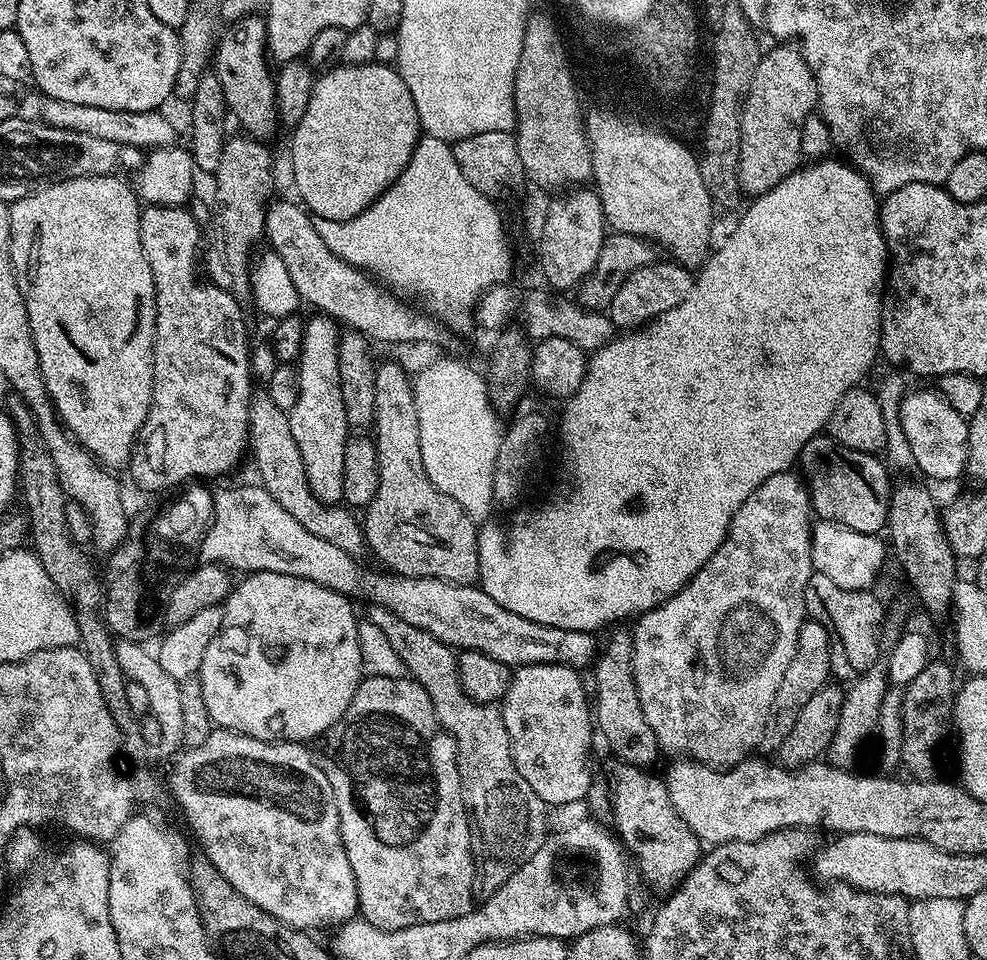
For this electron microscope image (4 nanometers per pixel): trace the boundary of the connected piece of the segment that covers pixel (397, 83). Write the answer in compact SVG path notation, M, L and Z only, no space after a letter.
M346 64L315 77L310 103L302 122L291 129L292 180L303 207L322 220L349 220L366 210L406 170L420 141L422 129L414 98L395 67L379 64Z

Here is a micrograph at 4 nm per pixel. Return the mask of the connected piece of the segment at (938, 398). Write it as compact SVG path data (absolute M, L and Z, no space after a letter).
M909 391L901 402L901 426L905 431L906 441L913 451L913 462L917 469L921 468L932 480L956 480L966 472L968 463L968 420L958 410L954 410L952 403L944 397L943 392Z

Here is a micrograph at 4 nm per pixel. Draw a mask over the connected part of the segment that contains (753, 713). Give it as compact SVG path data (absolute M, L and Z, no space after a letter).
M789 470L774 474L774 478L766 478L746 502L734 514L730 522L728 536L718 546L718 550L694 574L694 578L678 594L674 594L664 604L651 608L643 616L635 621L636 628L631 629L632 633L632 673L638 690L638 698L642 702L642 714L646 714L646 722L650 722L650 730L658 738L661 749L665 753L673 752L673 757L696 760L699 764L706 764L709 768L727 770L736 764L749 759L757 747L761 747L764 739L764 729L770 723L770 717L774 712L778 686L786 678L786 668L790 660L794 658L798 646L798 630L804 625L806 613L804 610L804 595L806 594L806 582L810 582L813 574L812 559L810 558L810 542L812 541L812 526L814 513L812 500L808 497L808 486L795 471Z

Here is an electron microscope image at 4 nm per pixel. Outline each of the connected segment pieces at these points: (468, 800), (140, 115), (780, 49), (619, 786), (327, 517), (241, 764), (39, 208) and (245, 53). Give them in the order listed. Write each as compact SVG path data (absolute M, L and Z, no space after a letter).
M372 606L367 610L367 623L378 626L378 630L382 630L386 638L390 638L390 646L394 646L398 658L402 658L407 675L417 680L422 690L426 690L426 694L430 694L430 702L434 706L440 725L456 739L456 761L464 791L464 805L468 807L472 825L472 855L476 858L478 873L475 891L481 894L496 892L503 880L510 878L514 870L518 870L526 861L534 858L534 854L538 854L538 850L544 845L550 832L549 809L538 798L538 794L530 790L530 782L526 782L526 778L522 778L522 774L518 774L514 766L510 734L506 734L506 722L502 718L500 708L496 704L480 704L466 694L456 665L457 653L426 630L410 626L410 622L402 622L402 618L398 618L386 608Z
M44 96L43 123L55 128L69 128L82 134L90 134L90 138L106 138L106 142L128 144L137 150L151 148L167 148L175 145L176 128L163 115L163 111L127 112L126 110L102 110L98 106L78 106L76 102L62 102Z
M784 42L775 46L758 62L764 68L764 88L760 92L752 88L748 116L744 116L744 164L738 162L737 166L738 184L760 184L764 180L767 192L801 167L802 126L814 112L814 81L801 49Z
M613 763L608 772L606 788L610 793L612 820L616 823L614 832L625 849L640 863L640 872L648 884L656 888L672 890L687 876L702 855L702 842L682 822L670 802L668 785L655 776L655 771L625 764Z
M266 394L257 395L248 405L248 446L251 455L256 455L259 483L280 503L286 514L298 518L298 522L302 522L310 534L326 538L326 542L334 542L334 546L342 550L356 554L360 547L365 547L361 521L357 517L355 520L347 507L325 506L310 490L302 454L298 454L298 442L294 442L294 434L290 430L288 413L274 406Z
M213 730L206 738L206 742L202 742L202 746L184 748L175 753L176 761L168 772L168 784L172 787L173 798L184 807L184 816L200 839L201 846L204 847L203 855L220 871L222 878L226 878L226 882L230 882L230 886L234 886L234 890L242 894L242 898L254 902L254 906L266 910L266 914L270 914L275 920L281 920L284 924L289 924L292 928L316 930L312 928L324 928L327 924L339 926L344 921L353 919L357 915L360 903L354 870L350 870L350 858L346 858L346 850L342 842L336 799L329 789L326 774L322 774L322 770L316 765L315 755L304 748L307 747L300 742L255 740L249 736L239 736L237 732Z
M119 175L79 176L69 180L58 180L54 184L45 184L30 192L21 200L11 201L10 242L8 249L12 251L12 269L18 282L18 290L22 294L22 302L26 306L26 314L32 331L34 350L38 352L38 366L42 374L42 382L52 399L52 408L64 425L64 431L77 440L98 463L109 470L117 470L129 463L132 449L140 434L140 427L146 420L150 410L152 391L154 390L154 362L152 351L156 341L156 287L150 270L150 262L142 250L142 234L140 233L141 201L138 199L133 185L119 180Z
M240 14L236 20L224 33L219 33L214 44L214 55L210 60L210 68L221 82L224 102L227 111L232 116L236 115L236 120L241 124L243 131L250 137L255 137L259 141L267 141L267 136L272 136L278 129L278 117L276 115L276 82L273 69L268 69L270 65L268 51L268 35L264 25L265 17L260 14Z

